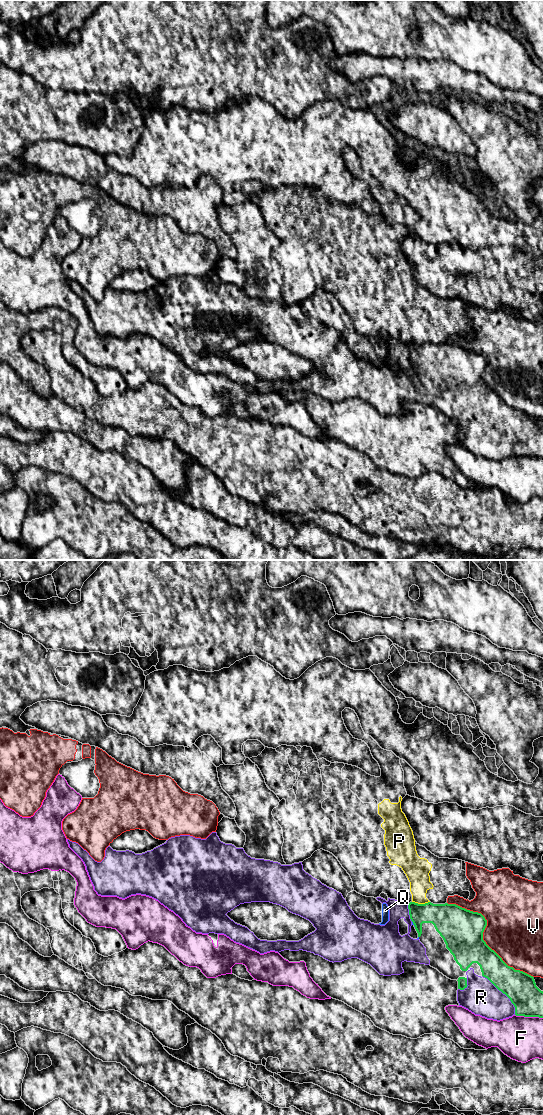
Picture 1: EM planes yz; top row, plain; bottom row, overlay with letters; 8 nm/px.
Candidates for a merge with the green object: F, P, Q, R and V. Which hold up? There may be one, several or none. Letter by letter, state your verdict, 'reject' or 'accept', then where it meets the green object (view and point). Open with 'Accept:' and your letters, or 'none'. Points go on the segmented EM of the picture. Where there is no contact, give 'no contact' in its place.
Accept: R
F: reject; meets green in yz at (529, 1016)
P: reject; meets green in yz at (421, 904)
Q: reject; meets green in yz at (413, 923)
R: accept; meets green in yz at (503, 993)
V: reject; meets green in yz at (482, 935)

